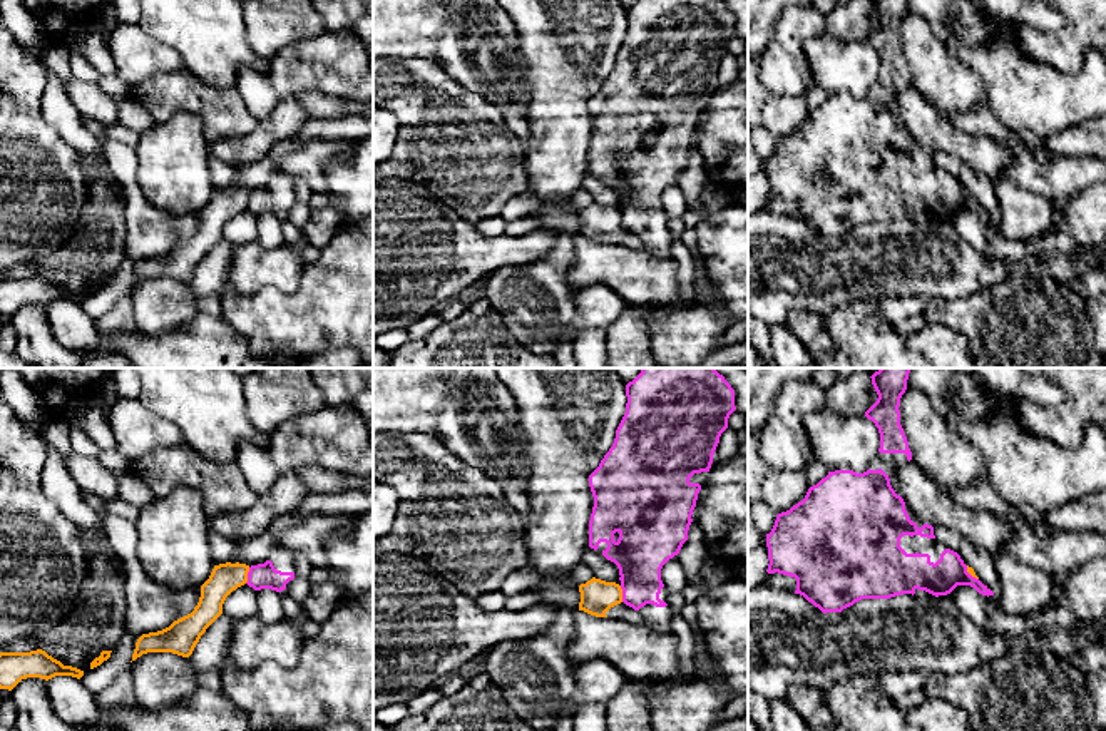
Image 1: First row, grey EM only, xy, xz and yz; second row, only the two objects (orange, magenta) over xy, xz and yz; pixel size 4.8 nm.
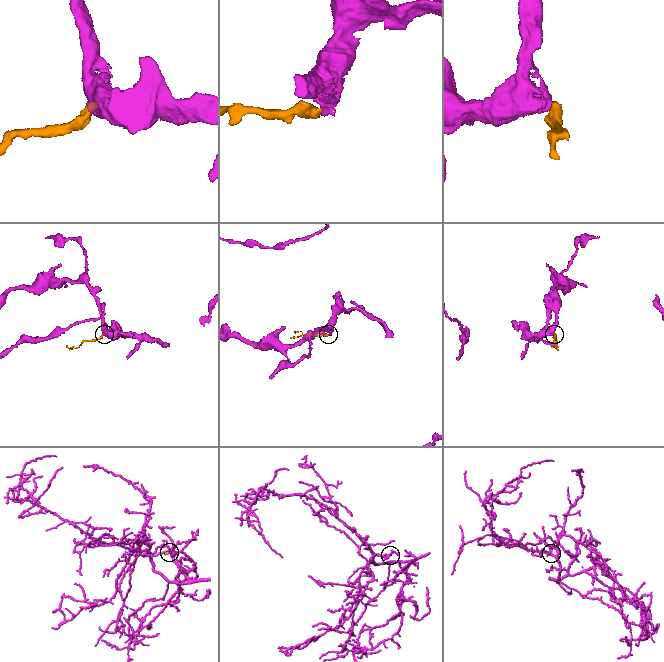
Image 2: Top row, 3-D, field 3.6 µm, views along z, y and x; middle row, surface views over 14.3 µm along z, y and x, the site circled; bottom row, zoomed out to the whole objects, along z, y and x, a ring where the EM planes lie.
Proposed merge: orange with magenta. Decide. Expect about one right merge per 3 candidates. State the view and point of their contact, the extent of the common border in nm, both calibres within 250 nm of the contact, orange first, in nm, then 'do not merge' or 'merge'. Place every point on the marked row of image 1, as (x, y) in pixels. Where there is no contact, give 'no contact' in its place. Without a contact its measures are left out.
xy (246, 576) | 80 nm | 140/130 nm | do not merge

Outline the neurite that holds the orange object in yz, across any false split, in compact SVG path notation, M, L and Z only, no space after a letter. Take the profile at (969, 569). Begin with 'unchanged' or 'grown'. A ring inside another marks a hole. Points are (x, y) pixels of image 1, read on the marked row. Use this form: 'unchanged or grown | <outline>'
grown | M964 539L957 550L964 564L967 565L967 572L979 579L987 589L997 592L999 577L994 567L994 554L984 547L977 547L970 540Z

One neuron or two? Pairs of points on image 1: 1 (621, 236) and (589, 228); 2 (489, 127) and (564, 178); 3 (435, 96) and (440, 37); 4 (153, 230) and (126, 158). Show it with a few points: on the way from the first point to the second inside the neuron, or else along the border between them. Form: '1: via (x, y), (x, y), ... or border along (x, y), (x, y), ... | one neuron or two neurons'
1: via (613, 231), (598, 228) | one neuron
2: border along (526, 151), (519, 164) | two neurons
3: border along (400, 57), (430, 59), (469, 89) | two neurons
4: via (139, 211), (128, 176) | one neuron

